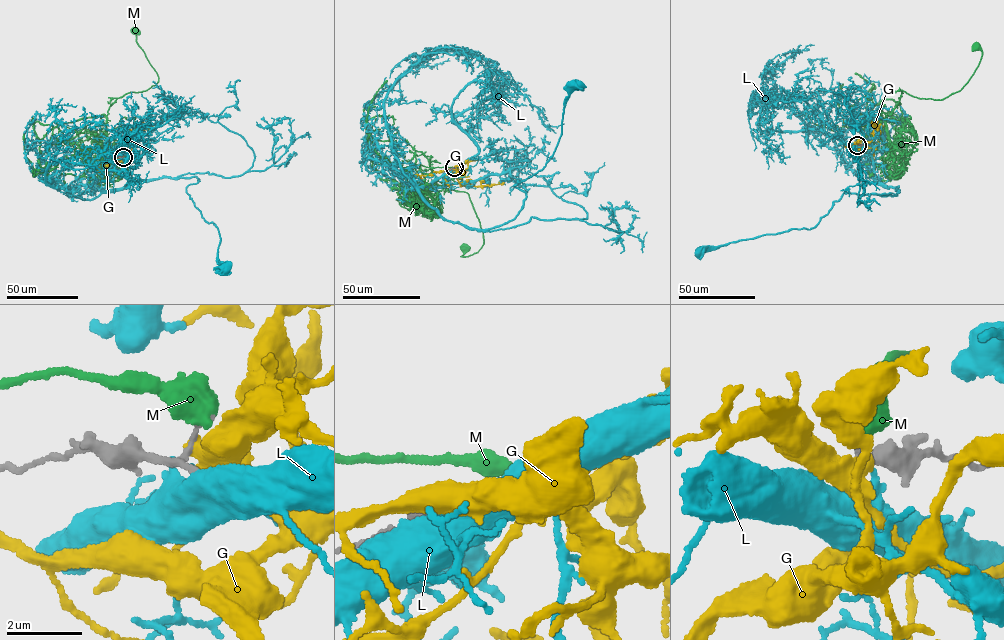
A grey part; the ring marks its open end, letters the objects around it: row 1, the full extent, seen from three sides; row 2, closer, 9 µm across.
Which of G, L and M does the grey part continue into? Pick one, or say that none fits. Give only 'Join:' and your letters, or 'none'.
Join: none

